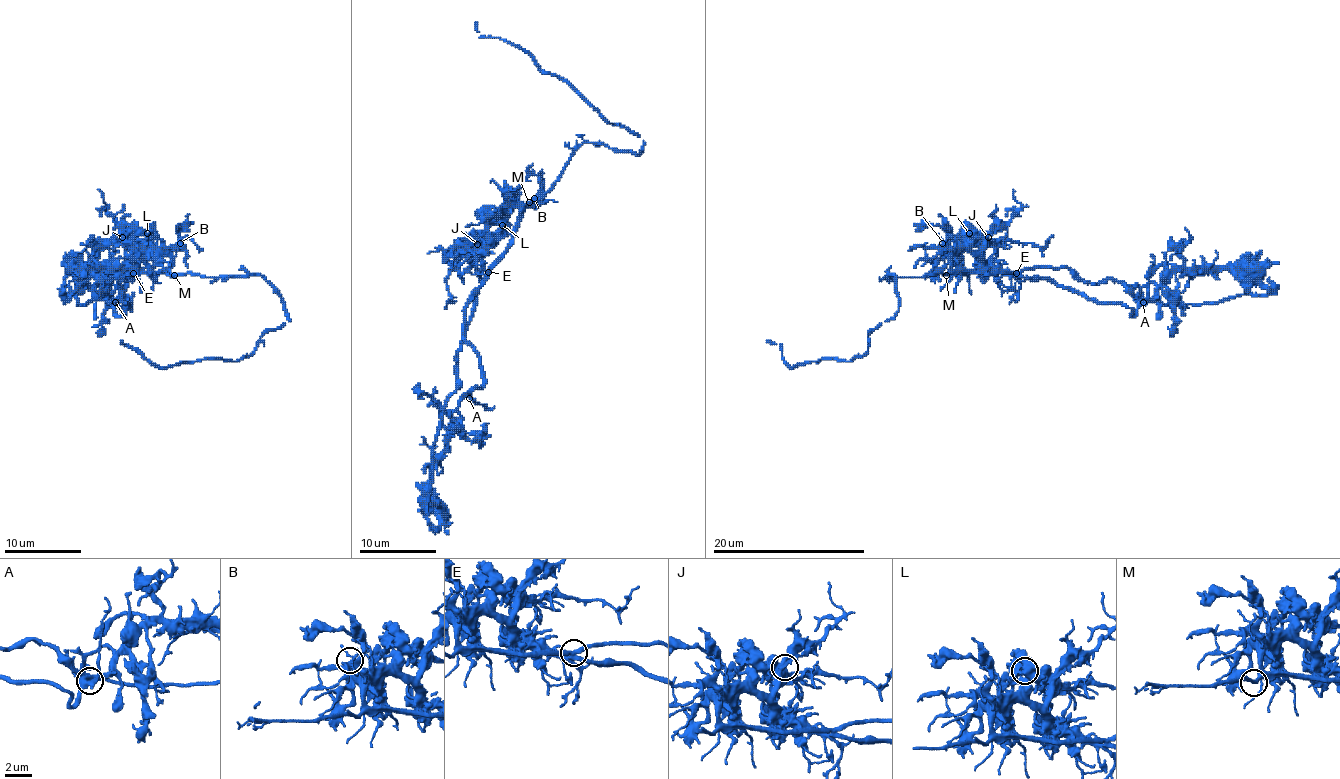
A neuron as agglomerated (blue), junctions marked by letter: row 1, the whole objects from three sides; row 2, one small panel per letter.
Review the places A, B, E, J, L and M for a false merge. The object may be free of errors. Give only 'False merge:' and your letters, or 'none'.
False merge: E

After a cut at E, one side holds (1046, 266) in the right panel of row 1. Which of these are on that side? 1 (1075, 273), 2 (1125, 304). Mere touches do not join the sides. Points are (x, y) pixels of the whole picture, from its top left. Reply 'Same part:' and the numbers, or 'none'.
Same part: 1

